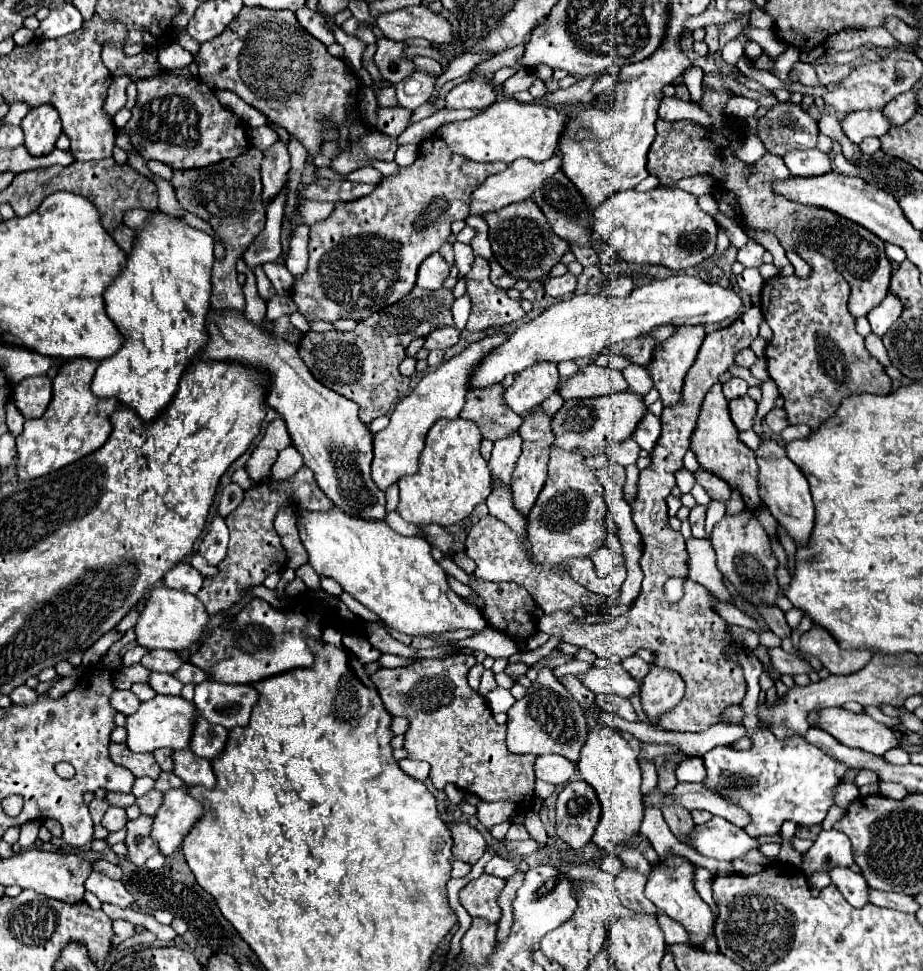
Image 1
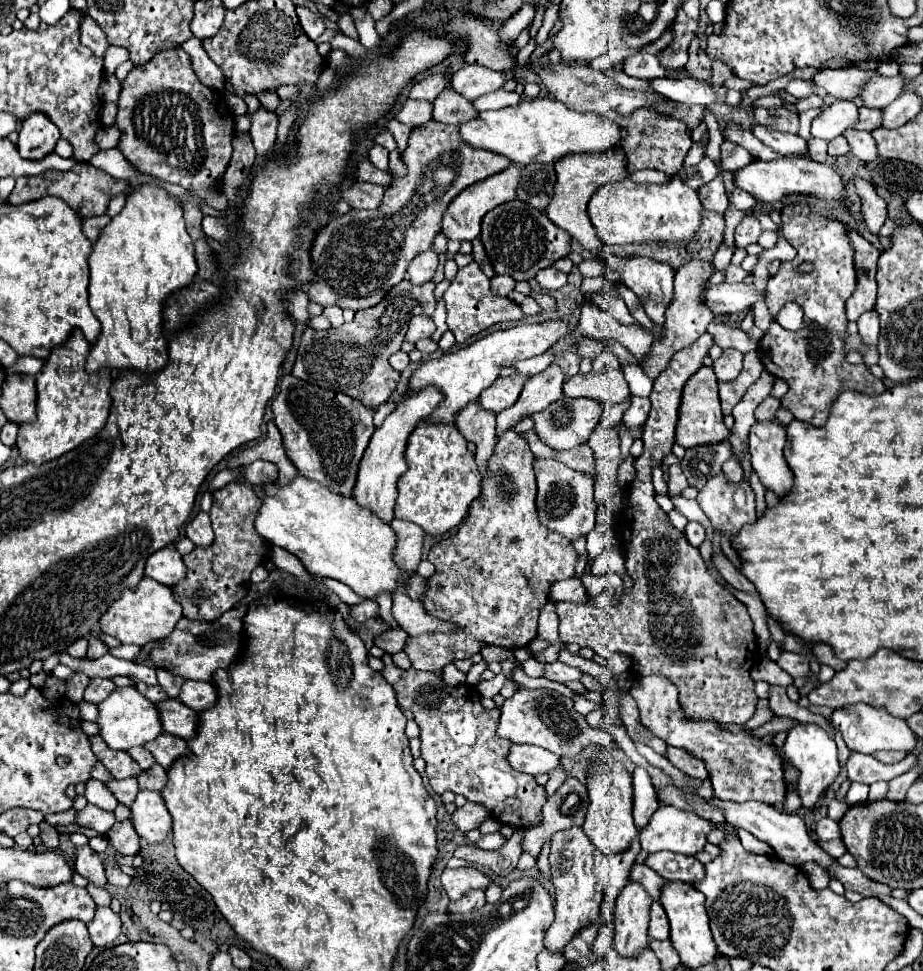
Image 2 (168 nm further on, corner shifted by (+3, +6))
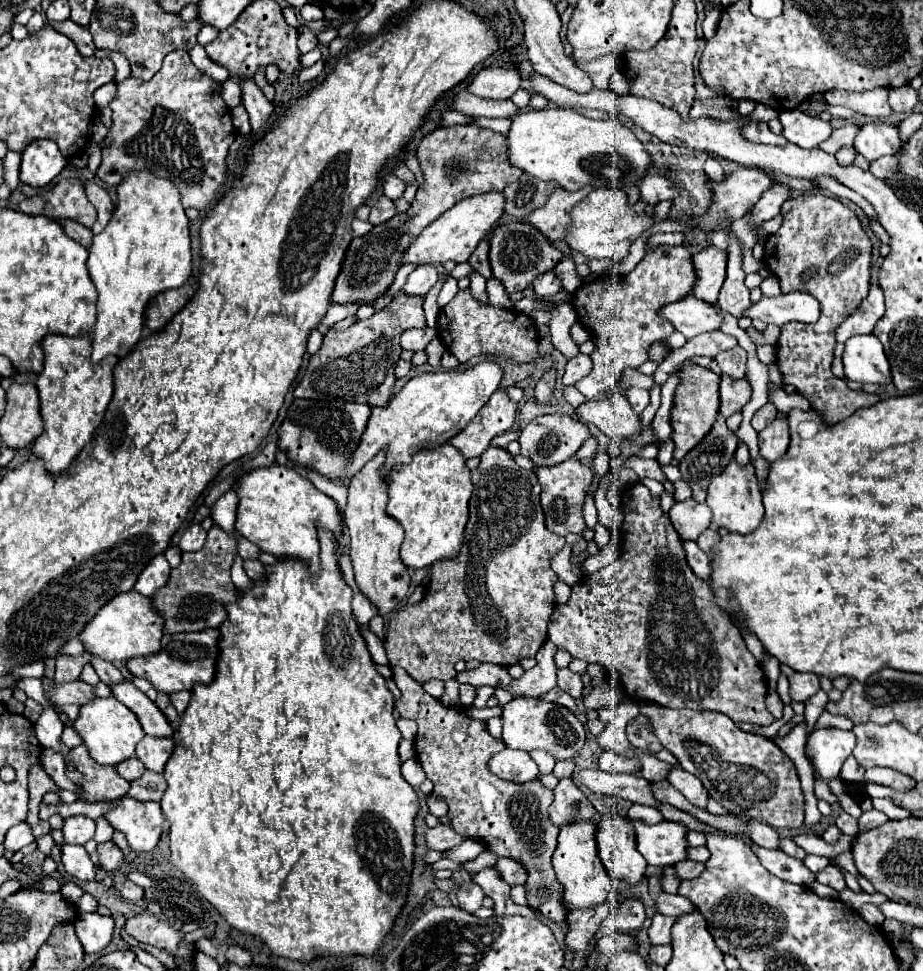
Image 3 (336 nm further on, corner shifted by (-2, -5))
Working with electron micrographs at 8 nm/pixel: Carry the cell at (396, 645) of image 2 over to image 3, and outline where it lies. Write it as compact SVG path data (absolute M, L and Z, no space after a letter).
M358 625L358 627L360 627L362 637L366 639L366 645L368 645L368 651L370 651L370 655L372 655L374 663L388 665L388 655L386 655L384 641L382 641L382 639L380 639L376 633L372 633L368 627L362 627L362 625Z

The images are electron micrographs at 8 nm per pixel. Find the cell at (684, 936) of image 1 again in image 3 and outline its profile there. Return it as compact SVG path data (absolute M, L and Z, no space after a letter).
M654 915L652 925L648 929L650 945L668 945L670 943L670 927L676 919L670 919L666 915Z

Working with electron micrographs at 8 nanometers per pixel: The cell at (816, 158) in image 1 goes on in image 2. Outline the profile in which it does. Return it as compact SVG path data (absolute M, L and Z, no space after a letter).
M755 124L751 128L753 136L757 136L763 144L771 146L777 154L781 156L789 156L789 154L803 154L807 150L807 142L801 140L797 134L785 134L785 132L779 132L775 128L765 128L761 124Z

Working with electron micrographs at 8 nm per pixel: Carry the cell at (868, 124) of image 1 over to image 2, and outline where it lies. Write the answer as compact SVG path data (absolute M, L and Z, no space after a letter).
M837 100L829 108L823 108L819 116L811 122L811 136L833 140L843 134L857 120L857 106L847 100Z

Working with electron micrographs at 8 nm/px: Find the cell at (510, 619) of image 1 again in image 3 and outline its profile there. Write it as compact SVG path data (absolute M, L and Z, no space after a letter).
M488 447L480 459L482 463L472 471L474 493L470 499L470 519L458 557L434 563L426 597L416 605L406 605L392 613L386 625L386 653L390 665L406 669L420 683L430 679L450 681L456 675L456 661L478 659L504 667L516 665L524 657L536 657L548 639L548 623L556 603L554 585L558 583L550 559L566 541L550 533L544 525L540 483L534 471L518 467L514 457L502 447Z

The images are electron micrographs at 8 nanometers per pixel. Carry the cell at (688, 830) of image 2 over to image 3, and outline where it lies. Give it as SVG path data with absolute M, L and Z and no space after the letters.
M634 821L636 843L648 865L676 865L688 859L688 827L674 821L660 821L658 825L644 825Z

